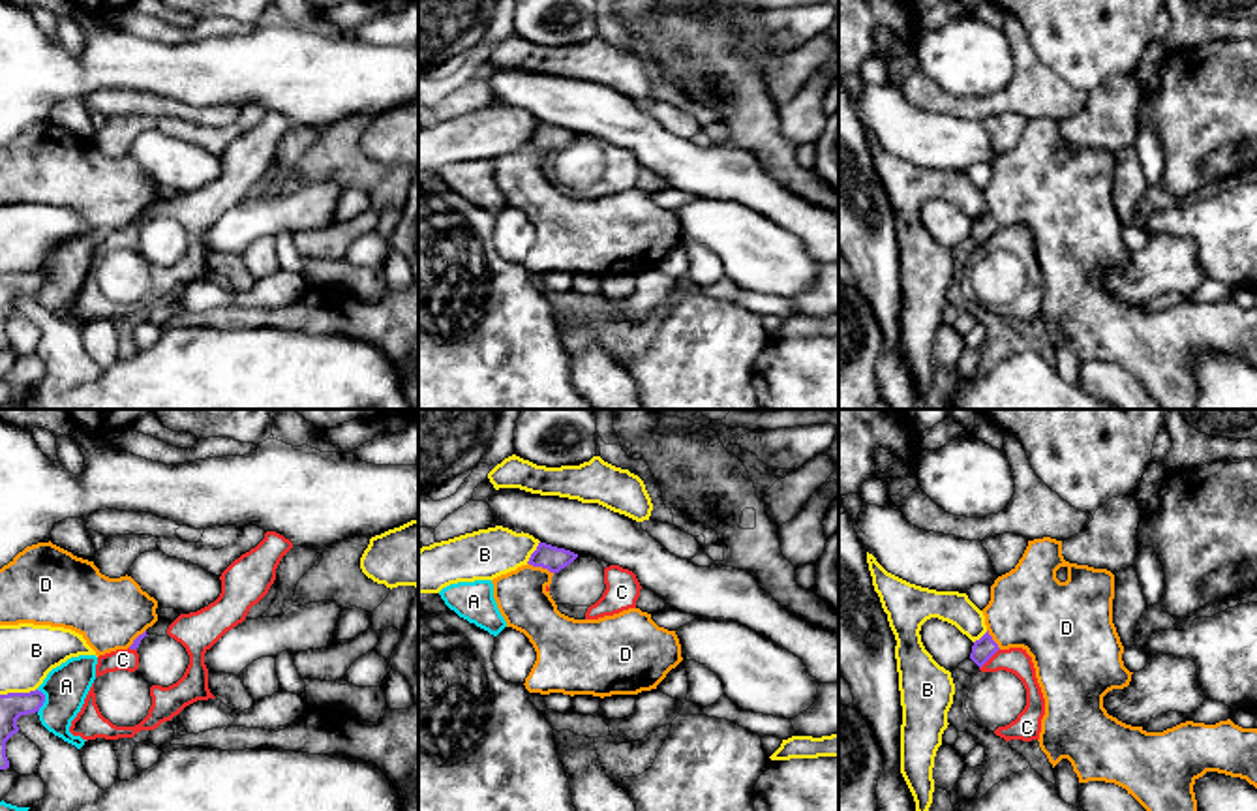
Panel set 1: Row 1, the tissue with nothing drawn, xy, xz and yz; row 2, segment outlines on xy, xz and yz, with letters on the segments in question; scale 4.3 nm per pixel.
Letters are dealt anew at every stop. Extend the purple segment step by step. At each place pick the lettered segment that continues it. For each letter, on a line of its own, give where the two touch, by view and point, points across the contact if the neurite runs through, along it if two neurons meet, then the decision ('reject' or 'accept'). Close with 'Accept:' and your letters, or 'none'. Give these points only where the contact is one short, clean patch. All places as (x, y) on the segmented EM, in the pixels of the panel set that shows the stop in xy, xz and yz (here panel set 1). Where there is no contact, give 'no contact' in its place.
A: meets purple in xy at (44, 701); reject
B: meets purple in xz at (533, 552); reject
C: meets purple in yz at (989, 657); reject
D: meets purple in xz at (541, 566); border along xz (528, 562), (554, 573); reject
Accept: none

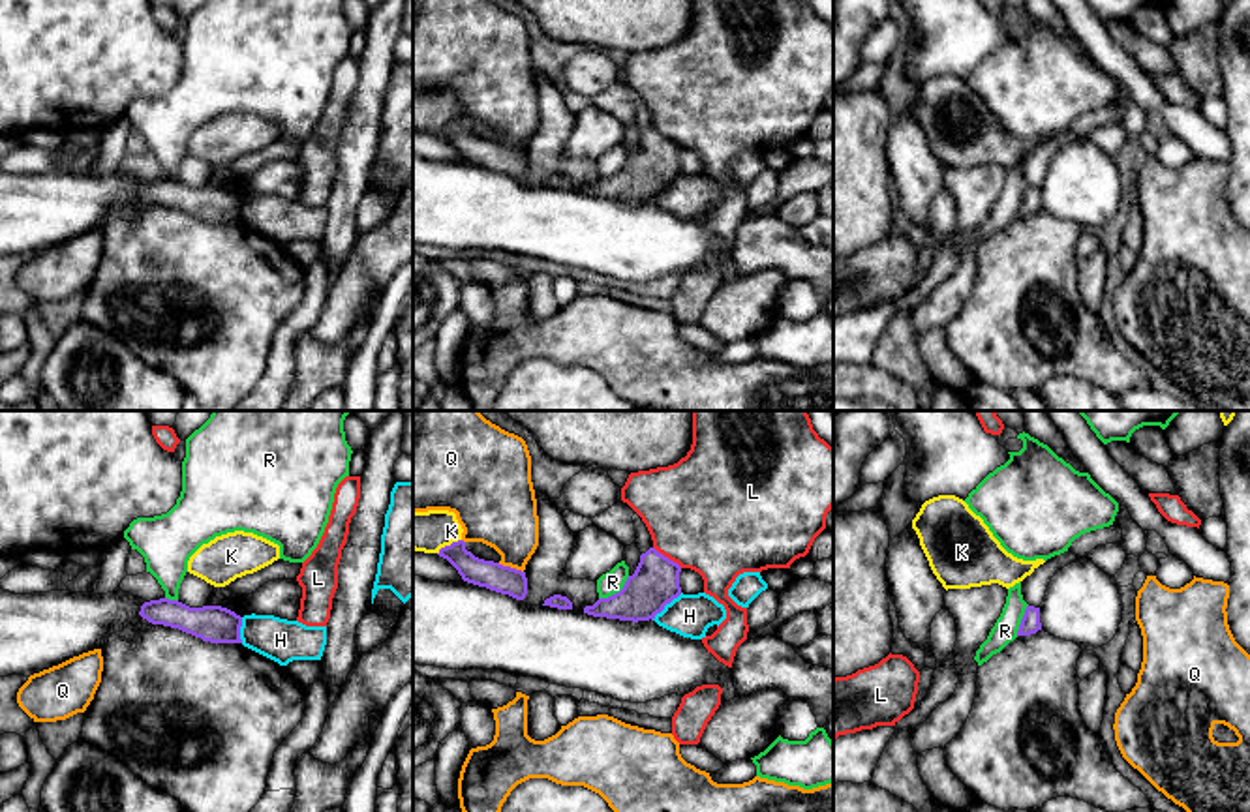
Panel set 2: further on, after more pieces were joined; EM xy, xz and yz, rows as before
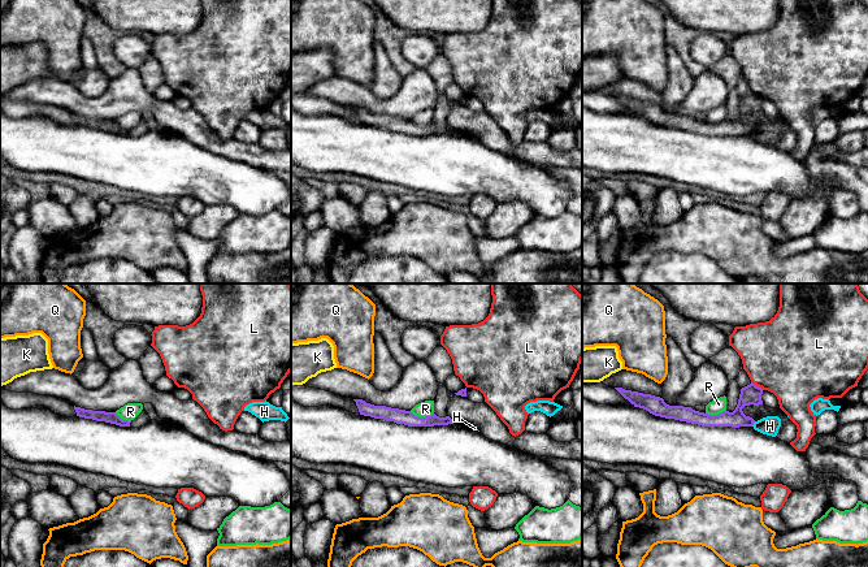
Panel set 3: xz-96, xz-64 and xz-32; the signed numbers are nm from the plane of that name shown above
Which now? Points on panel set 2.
H: meets purple in xz at (667, 602); border along xz (682, 593), (652, 619); reject
K: meets purple in xz at (447, 546); border along xz (460, 539), (445, 544), (438, 554); reject
L: meets purple in xz at (667, 557); reject
Q: meets purple in xz at (509, 567); reject
R: meets purple in xz at (616, 593); reject
Accept: none

